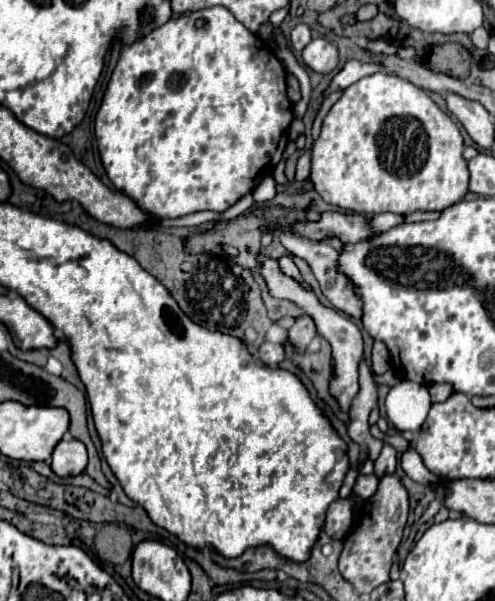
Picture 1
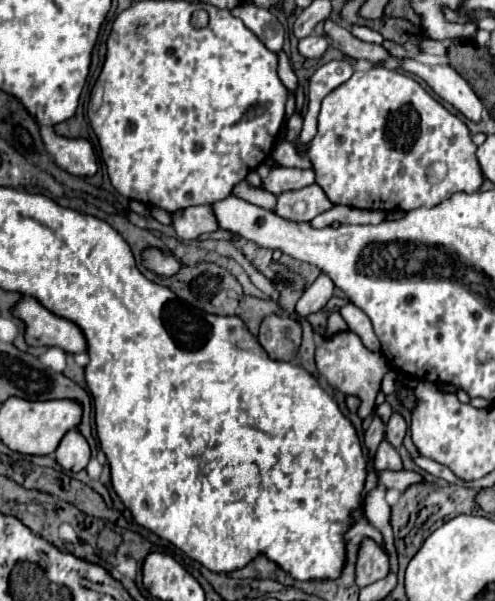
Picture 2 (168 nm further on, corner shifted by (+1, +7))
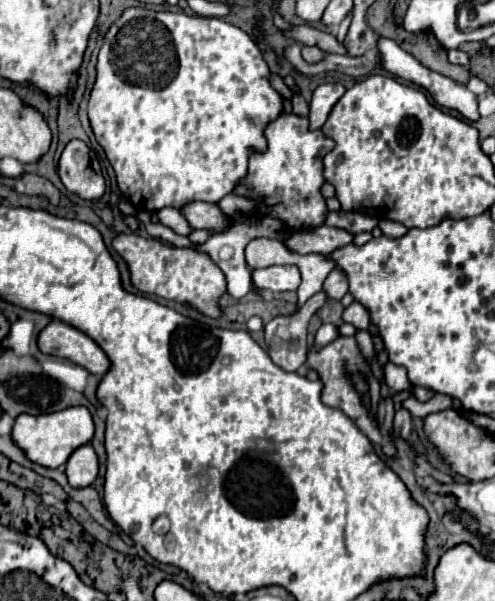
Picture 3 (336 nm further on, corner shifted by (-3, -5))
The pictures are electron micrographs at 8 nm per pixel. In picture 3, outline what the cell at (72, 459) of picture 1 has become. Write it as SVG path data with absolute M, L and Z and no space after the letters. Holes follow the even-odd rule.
M85 444L77 448L71 458L65 464L65 472L69 478L69 484L73 488L87 488L95 482L99 474L99 460L91 444Z

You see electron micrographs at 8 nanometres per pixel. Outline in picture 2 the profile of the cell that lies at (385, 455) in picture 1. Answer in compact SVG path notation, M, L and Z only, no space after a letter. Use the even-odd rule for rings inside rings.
M393 414L391 420L387 422L387 430L385 430L385 440L393 446L393 448L399 448L403 444L403 436L405 436L405 430L407 430L407 424L403 420L401 414Z

